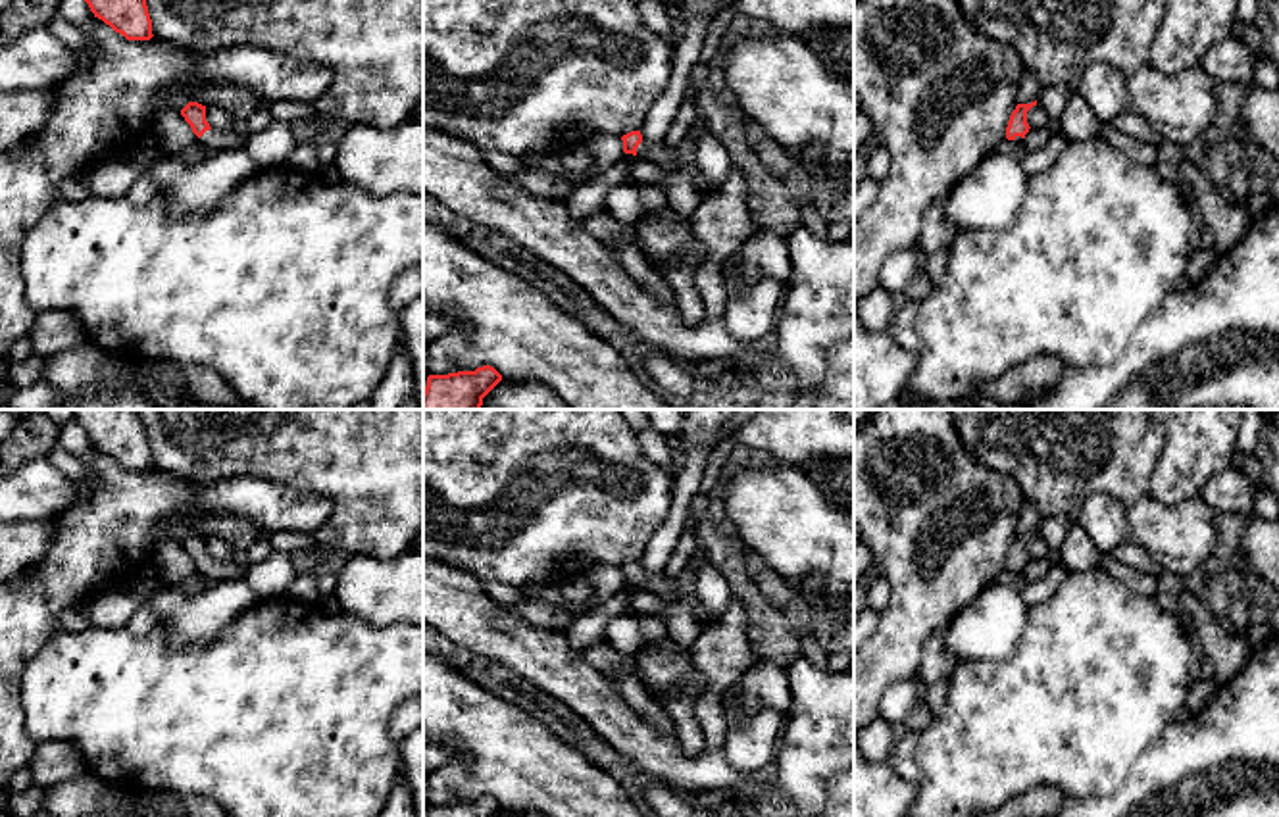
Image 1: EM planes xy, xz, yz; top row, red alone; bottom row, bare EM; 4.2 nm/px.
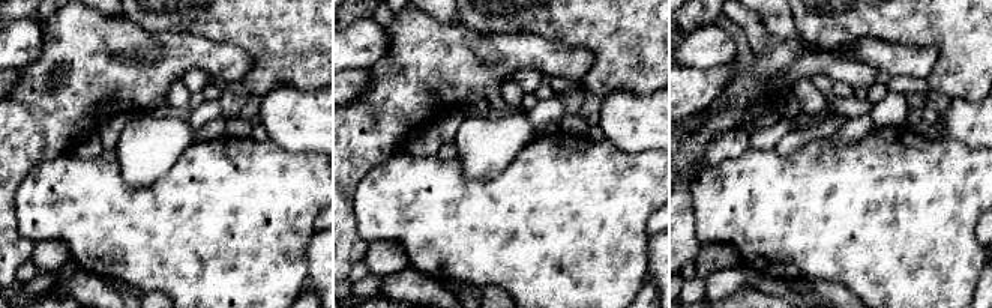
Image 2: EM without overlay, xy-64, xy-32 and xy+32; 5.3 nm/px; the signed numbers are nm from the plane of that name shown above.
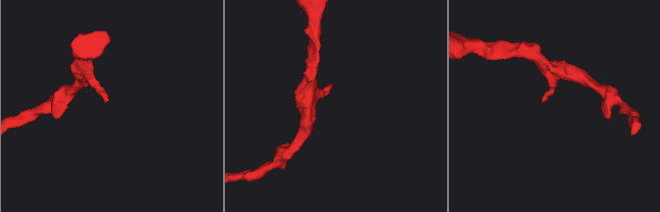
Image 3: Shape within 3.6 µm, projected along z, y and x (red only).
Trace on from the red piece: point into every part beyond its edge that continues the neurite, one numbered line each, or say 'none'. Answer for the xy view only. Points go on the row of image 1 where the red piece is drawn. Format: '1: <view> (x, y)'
1: xy (212, 139)

